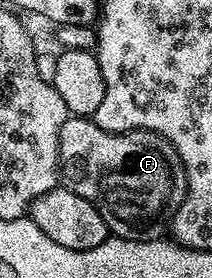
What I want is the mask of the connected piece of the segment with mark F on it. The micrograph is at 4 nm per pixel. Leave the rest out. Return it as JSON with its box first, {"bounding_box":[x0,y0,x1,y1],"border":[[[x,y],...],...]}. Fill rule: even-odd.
{"bounding_box":[58,115,188,241],"border":[[[72,115],[66,123],[62,123],[58,151],[63,184],[96,208],[111,236],[127,241],[158,241],[169,232],[172,217],[178,207],[182,207],[188,194],[188,173],[176,149],[162,135],[149,129],[107,133],[96,125],[95,120]]]}

